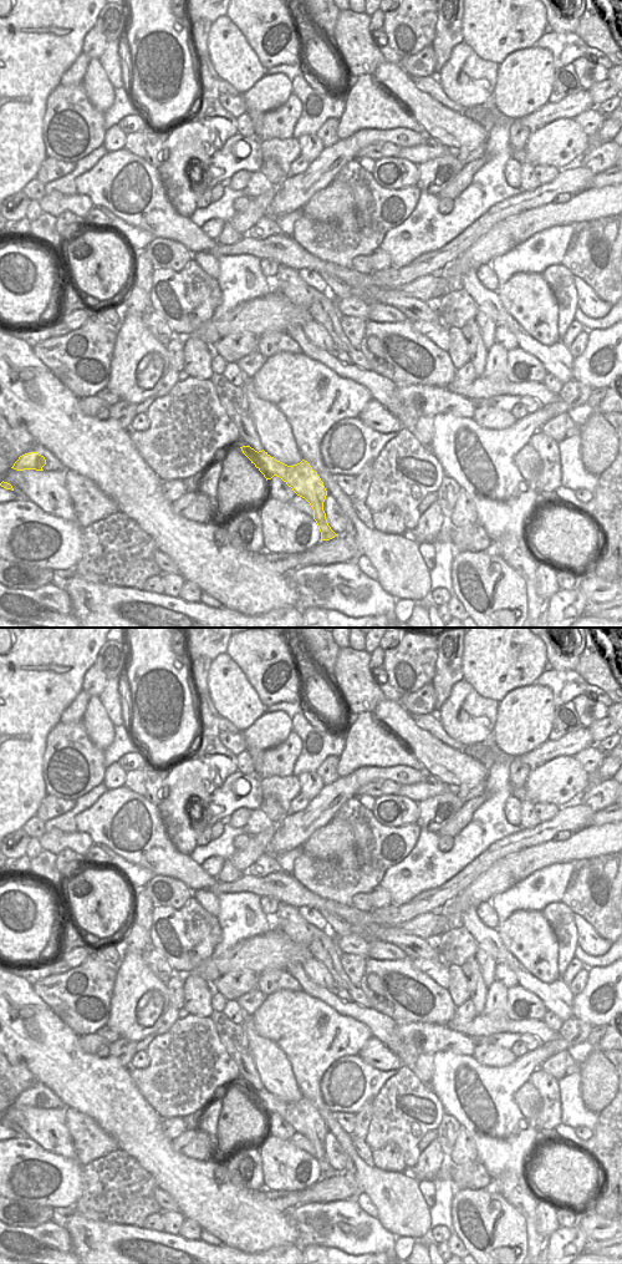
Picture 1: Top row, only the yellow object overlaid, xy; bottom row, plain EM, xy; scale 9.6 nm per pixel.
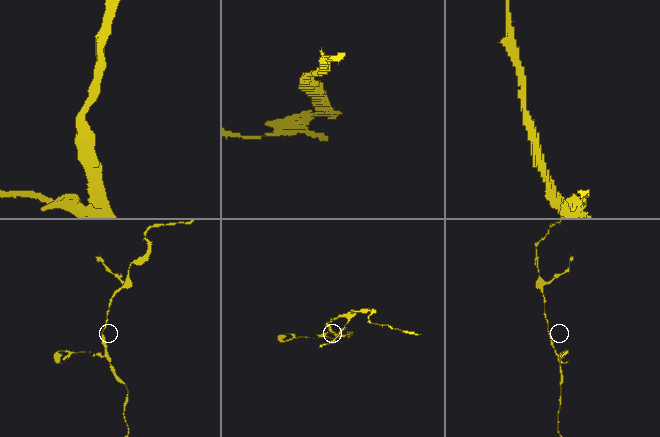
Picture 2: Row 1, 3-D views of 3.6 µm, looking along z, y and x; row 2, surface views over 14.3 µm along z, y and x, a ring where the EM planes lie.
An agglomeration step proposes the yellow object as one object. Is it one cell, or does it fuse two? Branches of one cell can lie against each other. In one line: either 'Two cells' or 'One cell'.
Two cells.

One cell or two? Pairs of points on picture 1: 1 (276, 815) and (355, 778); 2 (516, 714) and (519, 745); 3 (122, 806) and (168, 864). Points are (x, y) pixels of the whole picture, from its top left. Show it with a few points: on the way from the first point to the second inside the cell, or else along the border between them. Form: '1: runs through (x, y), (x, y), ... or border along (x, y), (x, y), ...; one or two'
1: border along (287, 813), (276, 823); two
2: runs through (519, 721), (519, 737); one
3: runs through (125, 821), (153, 851); one

